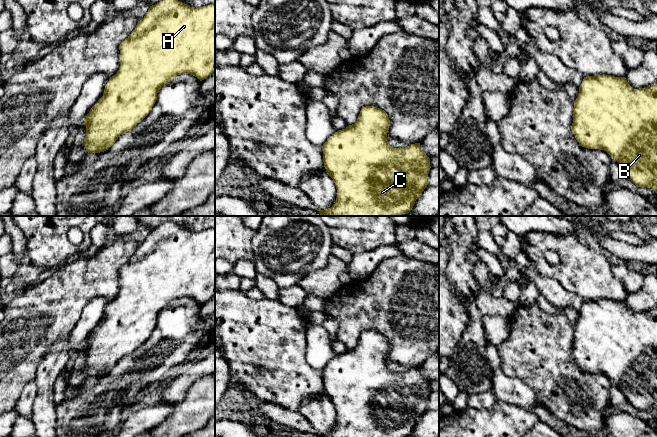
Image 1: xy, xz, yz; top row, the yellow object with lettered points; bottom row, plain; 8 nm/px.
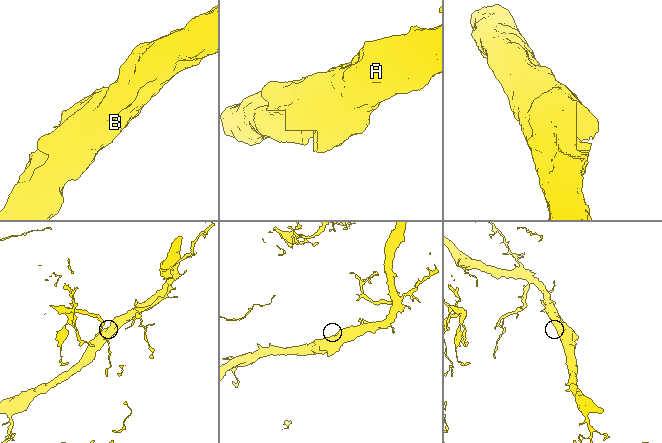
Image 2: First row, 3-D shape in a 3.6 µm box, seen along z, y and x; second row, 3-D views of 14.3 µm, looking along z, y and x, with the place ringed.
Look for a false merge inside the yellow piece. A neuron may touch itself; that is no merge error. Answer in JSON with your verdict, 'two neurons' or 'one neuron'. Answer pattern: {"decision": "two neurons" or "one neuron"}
{"decision": "one neuron"}

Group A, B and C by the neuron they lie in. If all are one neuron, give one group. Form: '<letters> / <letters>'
A B C

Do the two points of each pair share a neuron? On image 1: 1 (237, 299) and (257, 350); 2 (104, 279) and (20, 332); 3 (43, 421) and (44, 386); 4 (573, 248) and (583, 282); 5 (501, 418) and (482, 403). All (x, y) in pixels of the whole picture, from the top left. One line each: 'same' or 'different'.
1: same
2: same
3: same
4: same
5: different

